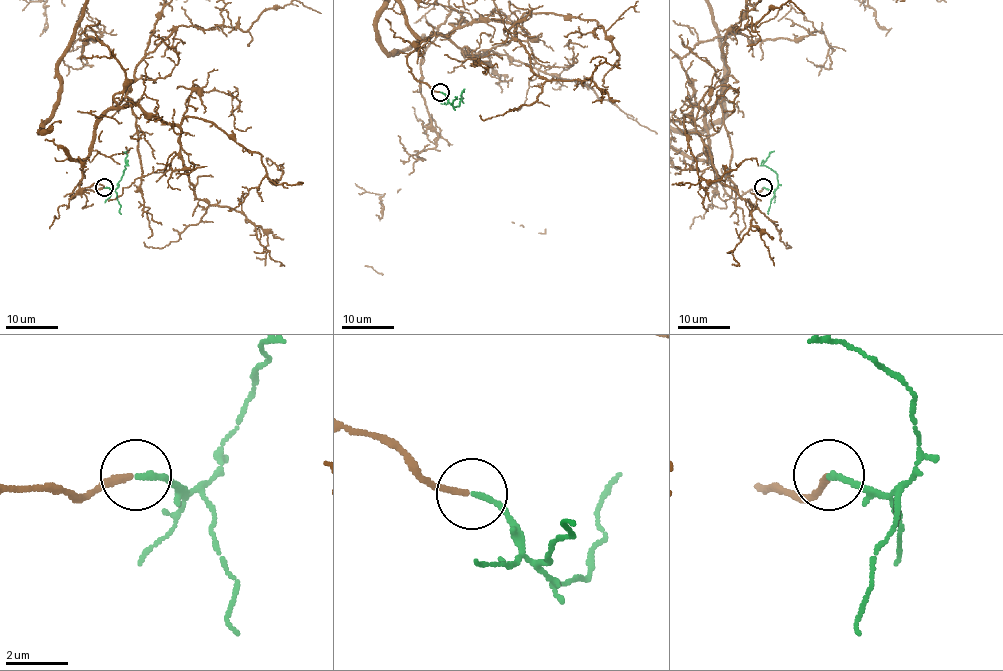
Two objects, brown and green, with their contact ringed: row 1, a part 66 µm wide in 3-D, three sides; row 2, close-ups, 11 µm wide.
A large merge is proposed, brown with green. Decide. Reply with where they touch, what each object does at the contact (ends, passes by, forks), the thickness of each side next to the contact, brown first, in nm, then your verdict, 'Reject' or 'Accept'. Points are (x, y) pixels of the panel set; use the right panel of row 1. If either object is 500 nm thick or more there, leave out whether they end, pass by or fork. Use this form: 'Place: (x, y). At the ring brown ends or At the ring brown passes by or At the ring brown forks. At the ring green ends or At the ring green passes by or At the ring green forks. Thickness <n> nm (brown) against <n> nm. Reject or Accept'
Place: (763, 187). At the ring brown ends. At the ring green ends. Thickness 200 nm (brown) against 180 nm. Accept

